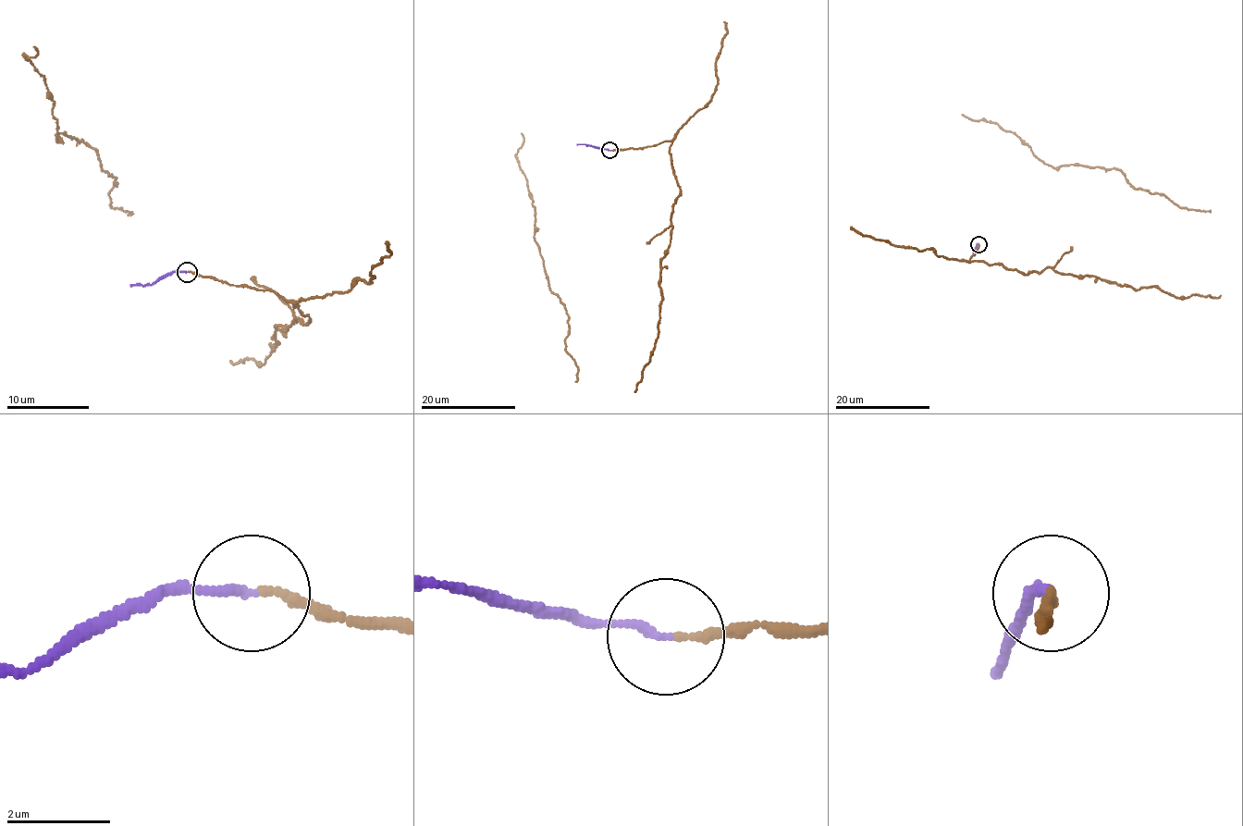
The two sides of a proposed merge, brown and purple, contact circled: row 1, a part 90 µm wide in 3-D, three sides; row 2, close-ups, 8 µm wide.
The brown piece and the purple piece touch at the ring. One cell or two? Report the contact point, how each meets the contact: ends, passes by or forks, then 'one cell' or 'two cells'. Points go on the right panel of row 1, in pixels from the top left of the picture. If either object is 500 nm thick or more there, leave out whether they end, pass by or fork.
place (978, 244); brown ends; purple ends; one cell

